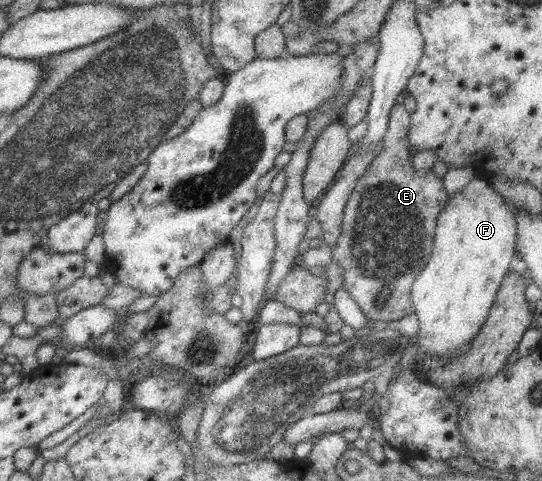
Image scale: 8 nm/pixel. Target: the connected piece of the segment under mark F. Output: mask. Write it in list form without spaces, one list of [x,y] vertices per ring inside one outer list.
[[[471,179],[443,205],[435,222],[429,263],[415,276],[411,288],[413,315],[419,323],[418,359],[429,353],[446,362],[472,342],[515,255],[515,227],[512,206],[481,179]]]

